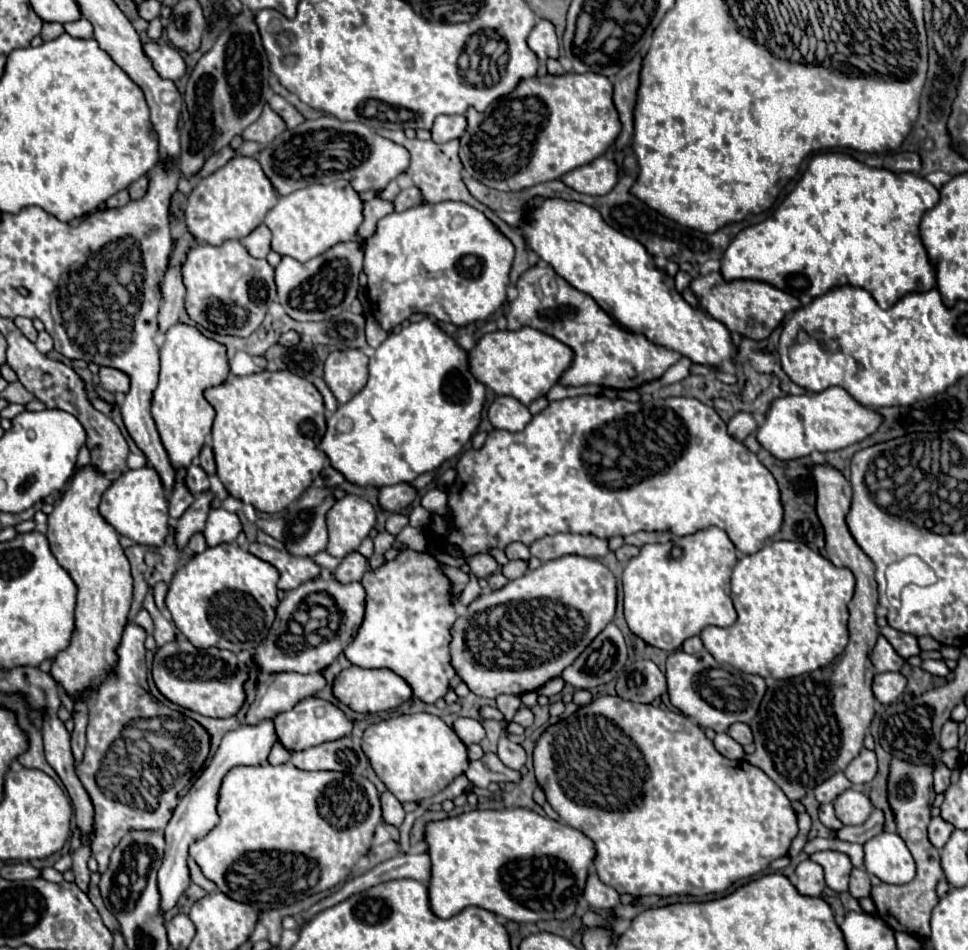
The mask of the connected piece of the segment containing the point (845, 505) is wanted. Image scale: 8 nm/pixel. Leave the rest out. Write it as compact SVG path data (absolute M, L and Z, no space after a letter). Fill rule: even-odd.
M831 466L813 468L817 480L817 514L825 530L825 538L853 538L845 526L845 516L851 508L851 484Z

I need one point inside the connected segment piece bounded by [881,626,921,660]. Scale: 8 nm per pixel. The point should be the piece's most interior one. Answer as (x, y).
(905, 645)

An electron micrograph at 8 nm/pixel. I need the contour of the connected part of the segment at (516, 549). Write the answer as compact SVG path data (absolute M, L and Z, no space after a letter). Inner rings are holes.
M511 542L507 548L505 548L505 554L509 560L529 560L531 554L529 554L529 548L521 542Z

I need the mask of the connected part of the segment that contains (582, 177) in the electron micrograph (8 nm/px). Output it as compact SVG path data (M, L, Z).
M599 156L591 164L567 172L563 176L563 182L577 192L603 196L611 192L611 188L617 184L617 178L619 178L619 166L615 170L615 160L609 160L607 156Z

